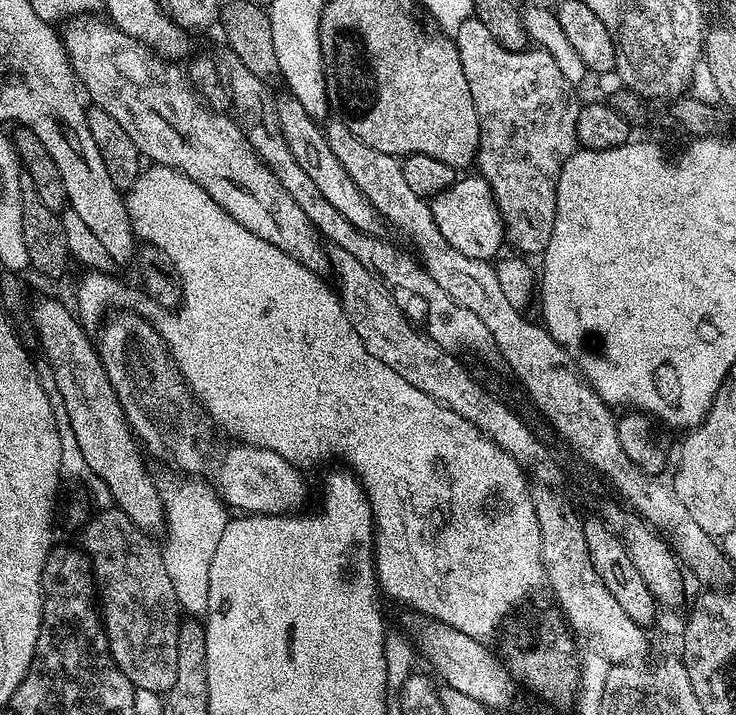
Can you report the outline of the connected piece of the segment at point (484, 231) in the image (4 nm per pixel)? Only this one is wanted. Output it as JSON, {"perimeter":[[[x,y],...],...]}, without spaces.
{"perimeter":[[[473,174],[465,180],[464,177],[457,179],[447,192],[435,197],[430,205],[438,229],[442,230],[447,242],[460,250],[466,258],[491,261],[492,255],[500,247],[505,247],[504,219],[500,216],[500,207],[496,204],[492,188],[485,182],[483,176]]]}

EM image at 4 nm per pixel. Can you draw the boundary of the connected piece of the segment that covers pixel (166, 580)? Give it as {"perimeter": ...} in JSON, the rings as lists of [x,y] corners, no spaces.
{"perimeter":[[[108,506],[97,516],[95,513],[83,525],[82,532],[83,551],[88,553],[92,562],[96,587],[102,590],[102,619],[112,657],[133,688],[166,694],[170,686],[174,686],[174,678],[178,675],[178,630],[182,623],[182,609],[163,562],[163,547],[157,542],[155,544],[145,529],[138,527],[122,509],[115,506]]]}

